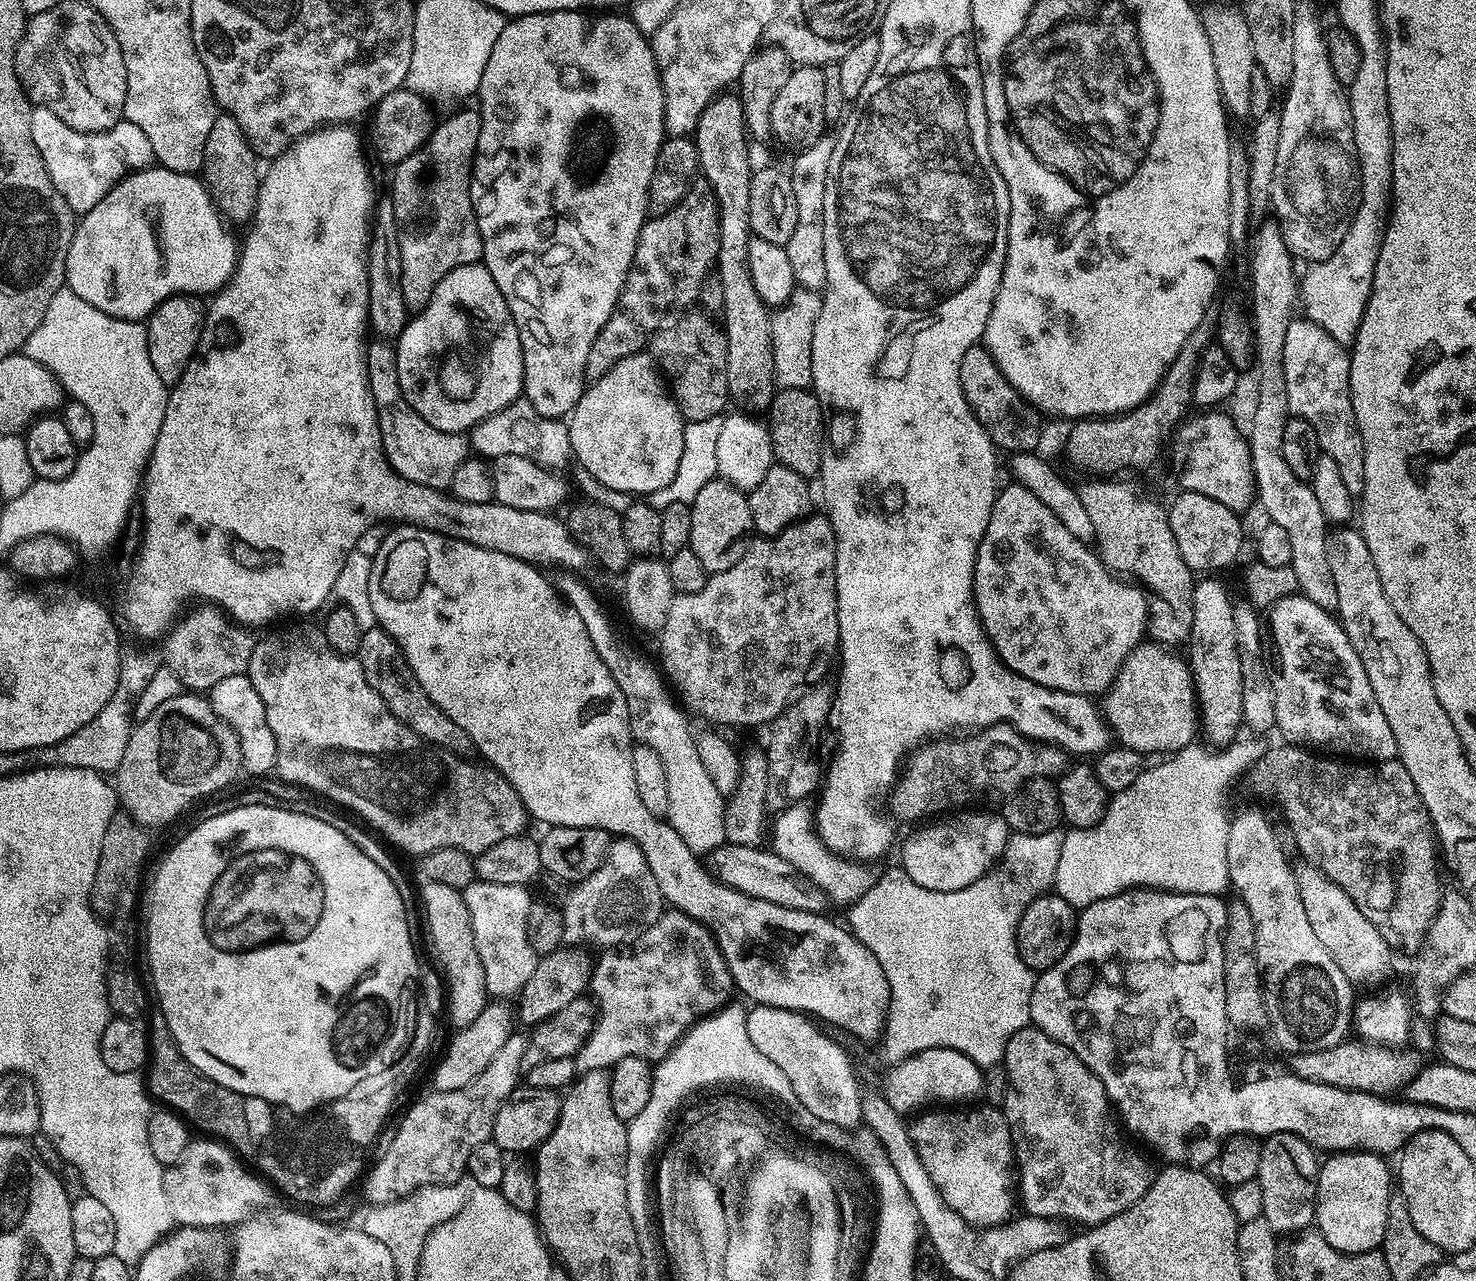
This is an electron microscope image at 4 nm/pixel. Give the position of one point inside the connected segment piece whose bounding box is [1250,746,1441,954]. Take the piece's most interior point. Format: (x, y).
(1362, 823)

